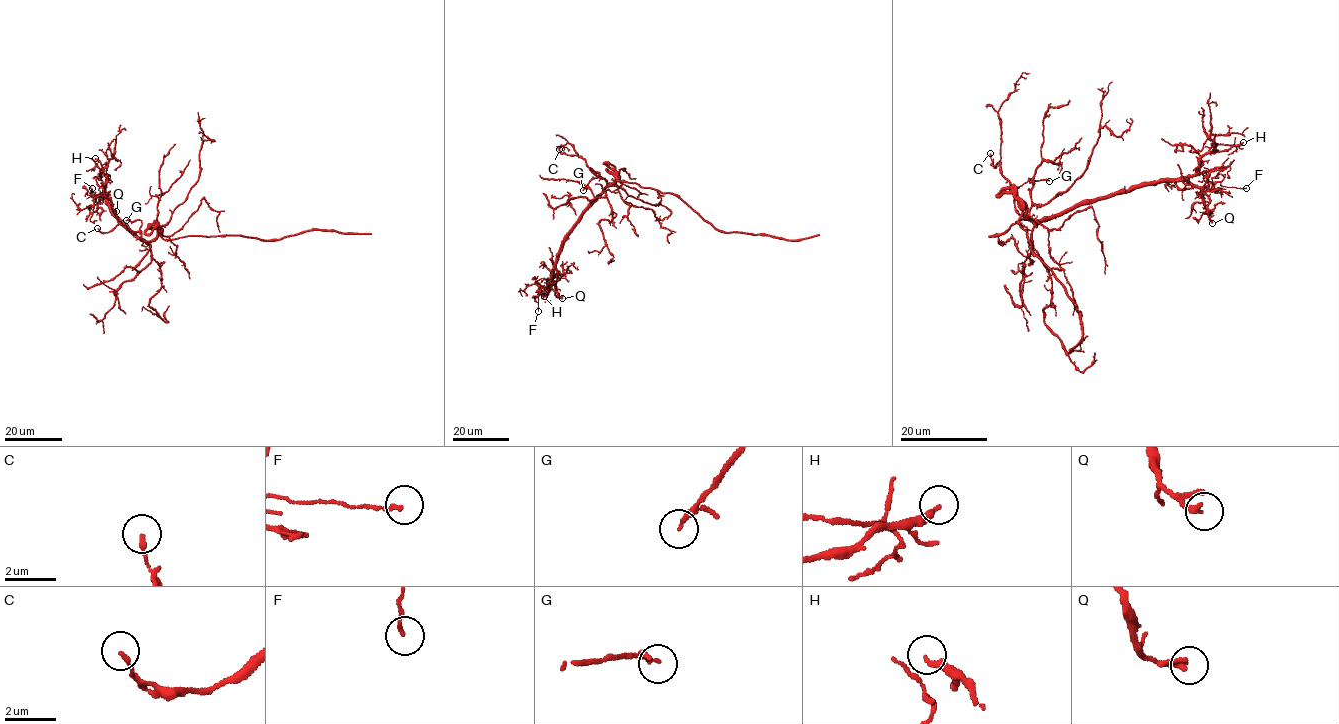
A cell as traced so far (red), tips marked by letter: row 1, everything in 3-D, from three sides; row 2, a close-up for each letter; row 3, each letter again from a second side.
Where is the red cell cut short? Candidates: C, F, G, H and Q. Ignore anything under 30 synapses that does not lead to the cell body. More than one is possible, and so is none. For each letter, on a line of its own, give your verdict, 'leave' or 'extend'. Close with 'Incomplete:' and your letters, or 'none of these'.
C: leave
F: leave
G: leave
H: leave
Q: leave
Incomplete: none of these

